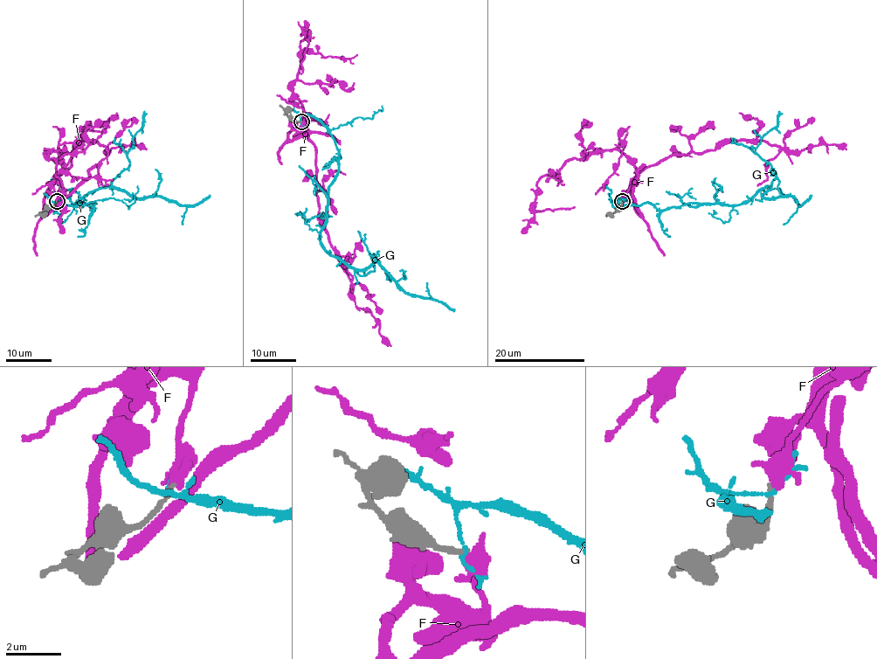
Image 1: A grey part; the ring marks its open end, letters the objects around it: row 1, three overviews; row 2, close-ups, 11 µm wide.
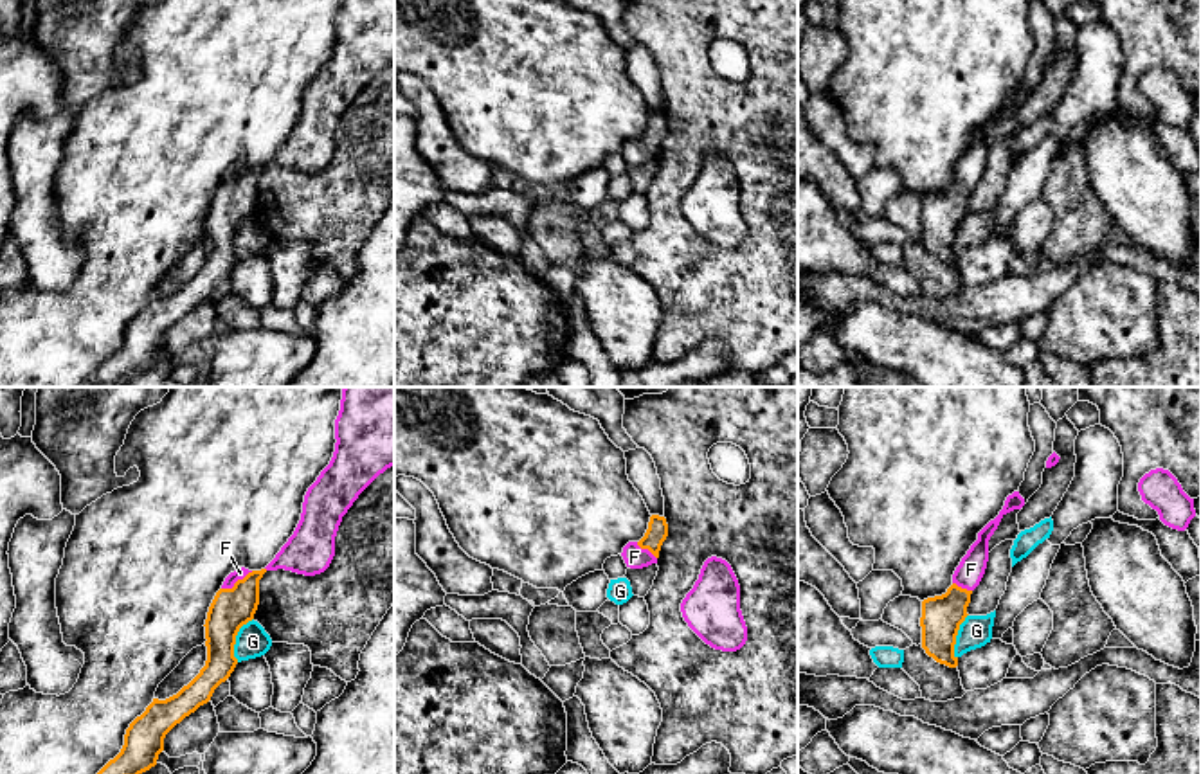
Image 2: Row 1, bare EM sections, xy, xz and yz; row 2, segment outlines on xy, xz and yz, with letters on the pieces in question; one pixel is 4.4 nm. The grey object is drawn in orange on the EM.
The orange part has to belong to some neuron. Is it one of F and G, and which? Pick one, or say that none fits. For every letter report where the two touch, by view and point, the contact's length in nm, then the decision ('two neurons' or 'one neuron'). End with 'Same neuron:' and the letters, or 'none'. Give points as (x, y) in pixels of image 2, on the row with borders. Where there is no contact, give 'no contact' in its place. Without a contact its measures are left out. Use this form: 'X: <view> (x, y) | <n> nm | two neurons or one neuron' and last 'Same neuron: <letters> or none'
F: xy (236, 582) | 170 nm | one neuron
G: xy (234, 639) | 220 nm | two neurons
Same neuron: F

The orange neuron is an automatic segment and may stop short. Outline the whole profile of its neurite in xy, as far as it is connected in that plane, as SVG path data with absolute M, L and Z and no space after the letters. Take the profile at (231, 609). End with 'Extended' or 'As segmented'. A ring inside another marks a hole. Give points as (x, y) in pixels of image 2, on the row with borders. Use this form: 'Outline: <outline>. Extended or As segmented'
Outline: M344 387L335 439L333 457L308 488L301 520L288 542L265 569L239 567L216 592L203 625L205 666L176 695L153 698L126 729L121 752L97 774L142 774L155 767L166 734L207 704L230 677L238 664L236 635L254 619L259 580L266 571L315 576L330 567L342 517L380 473L394 466L394 387Z. Extended

